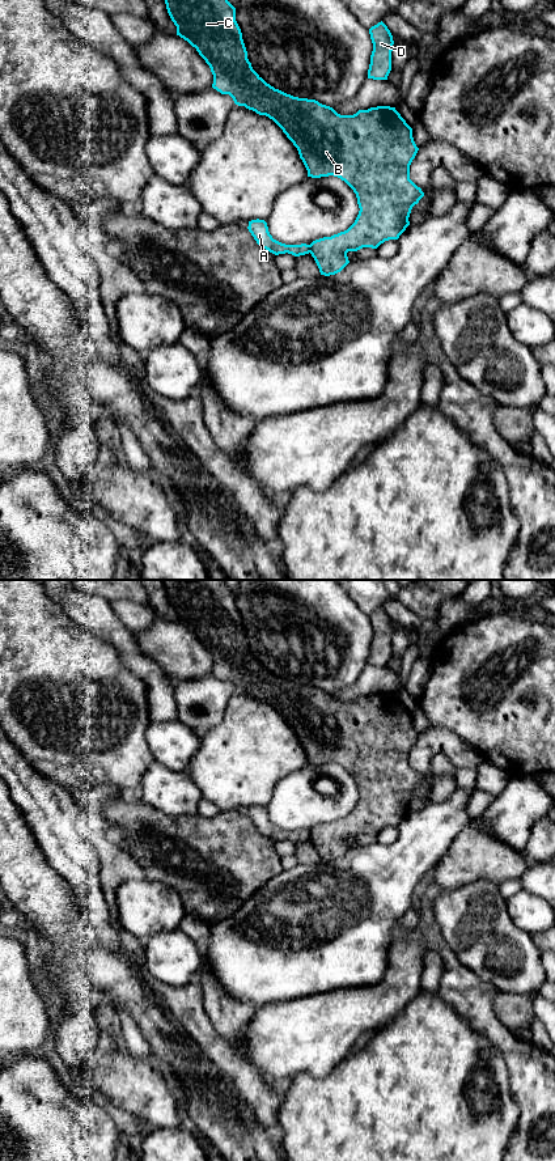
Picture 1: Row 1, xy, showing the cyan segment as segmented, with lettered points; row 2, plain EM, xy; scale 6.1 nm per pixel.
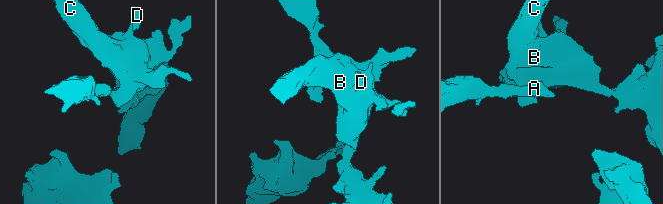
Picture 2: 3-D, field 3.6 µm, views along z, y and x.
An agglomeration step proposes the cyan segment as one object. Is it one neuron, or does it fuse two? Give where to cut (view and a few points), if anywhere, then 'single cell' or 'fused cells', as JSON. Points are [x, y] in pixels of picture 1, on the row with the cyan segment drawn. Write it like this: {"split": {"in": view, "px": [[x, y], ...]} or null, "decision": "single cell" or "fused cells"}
{"split": {"in": "xy", "px": [[308, 245], [310, 251]]}, "decision": "fused cells"}

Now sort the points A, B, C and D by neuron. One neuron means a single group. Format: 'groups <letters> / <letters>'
groups A / B C D

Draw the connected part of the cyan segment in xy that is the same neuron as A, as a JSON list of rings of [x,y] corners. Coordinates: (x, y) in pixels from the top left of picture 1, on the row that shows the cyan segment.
[[[257,219],[249,221],[247,229],[260,247],[268,250],[275,255],[288,253],[295,257],[300,257],[310,253],[310,246],[306,243],[285,245],[274,240],[264,220]]]

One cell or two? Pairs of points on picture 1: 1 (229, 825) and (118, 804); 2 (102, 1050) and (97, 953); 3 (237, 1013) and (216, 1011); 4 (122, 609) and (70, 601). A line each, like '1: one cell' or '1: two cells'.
1: one cell
2: two cells
3: one cell
4: two cells

